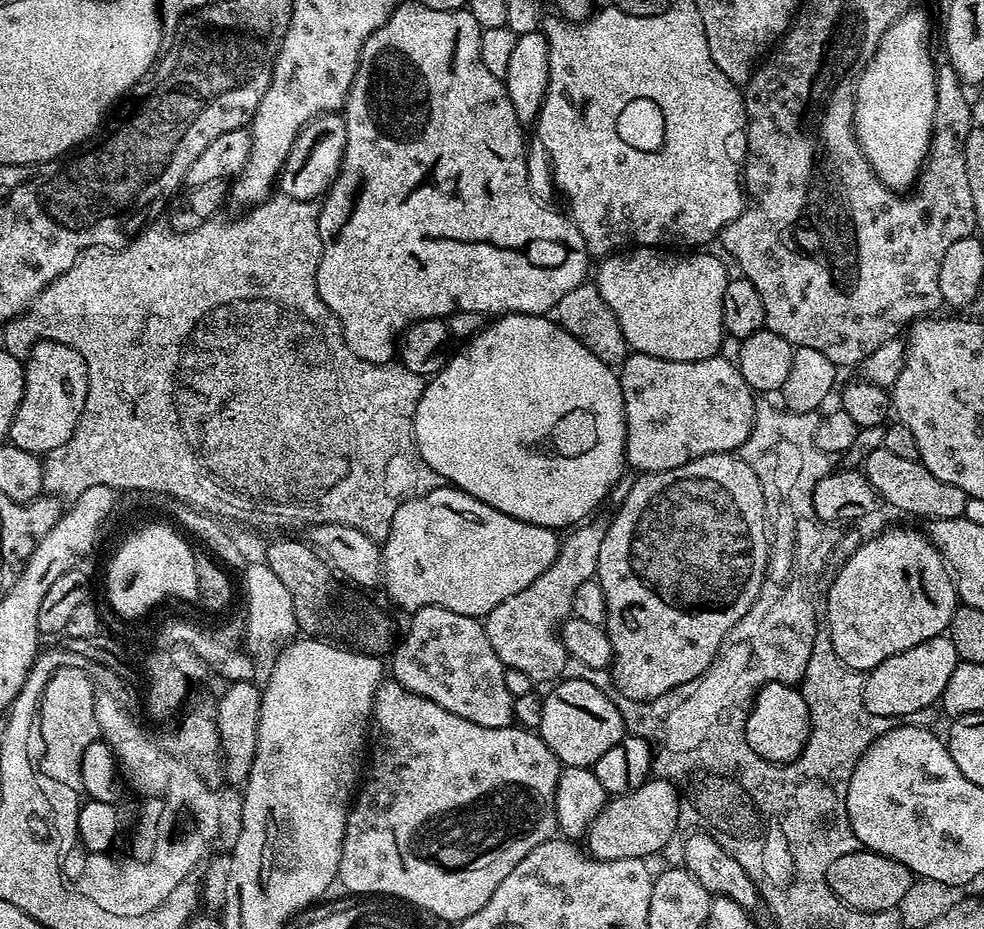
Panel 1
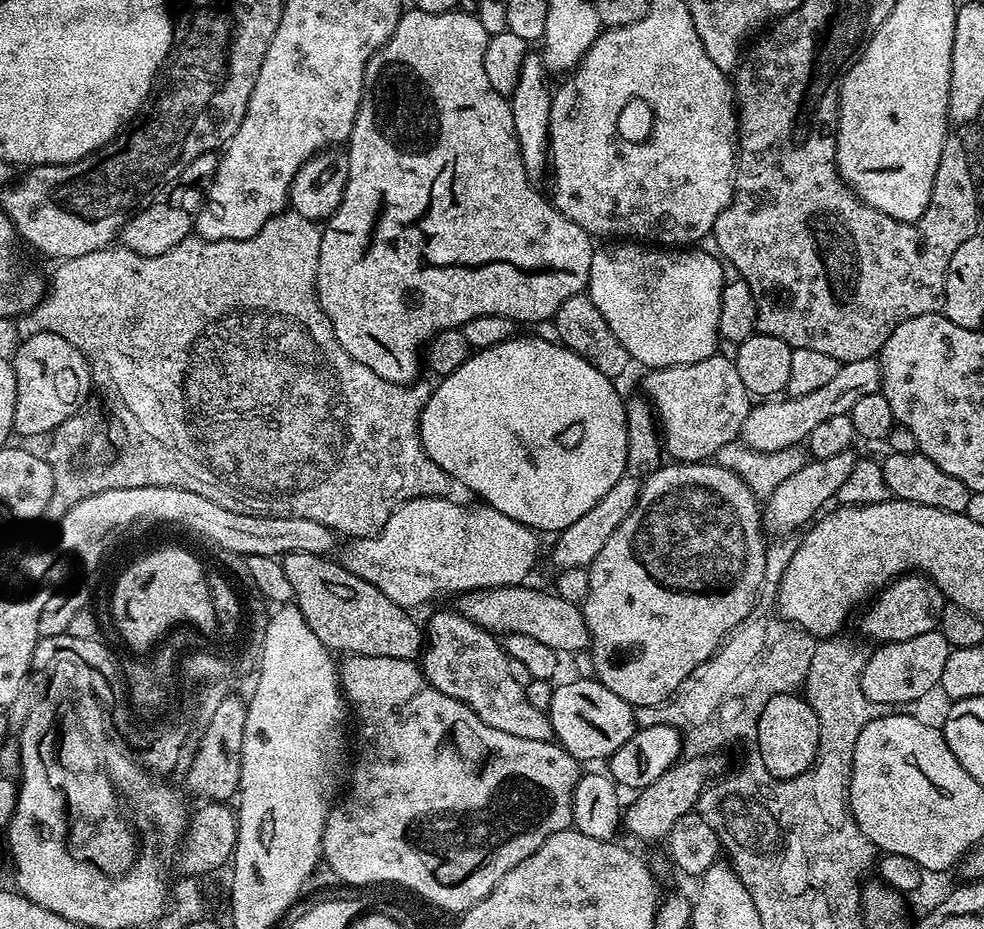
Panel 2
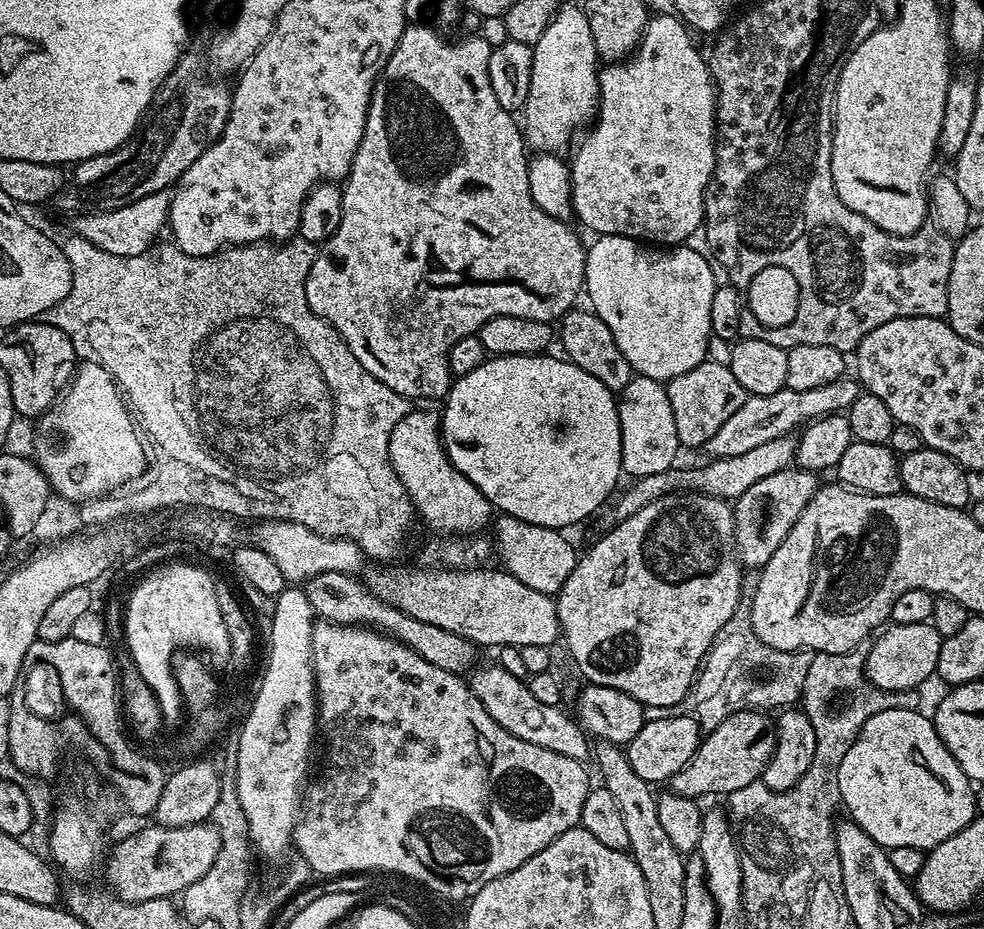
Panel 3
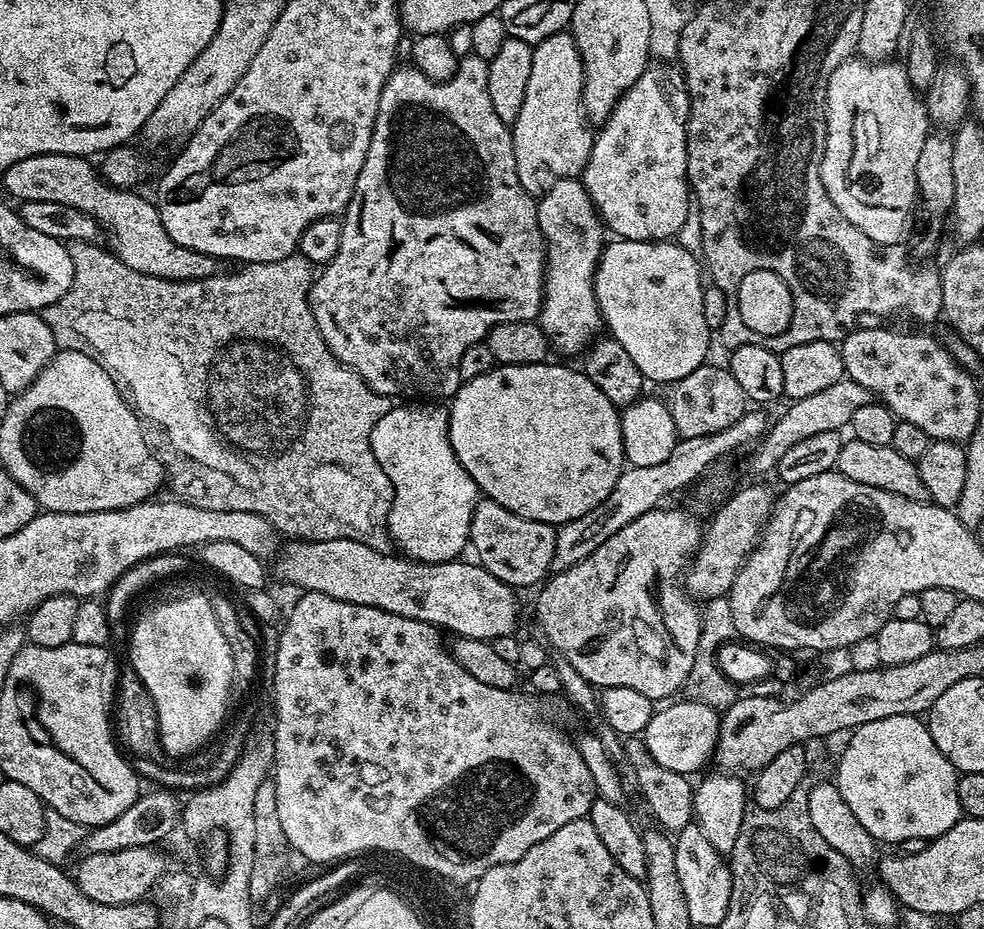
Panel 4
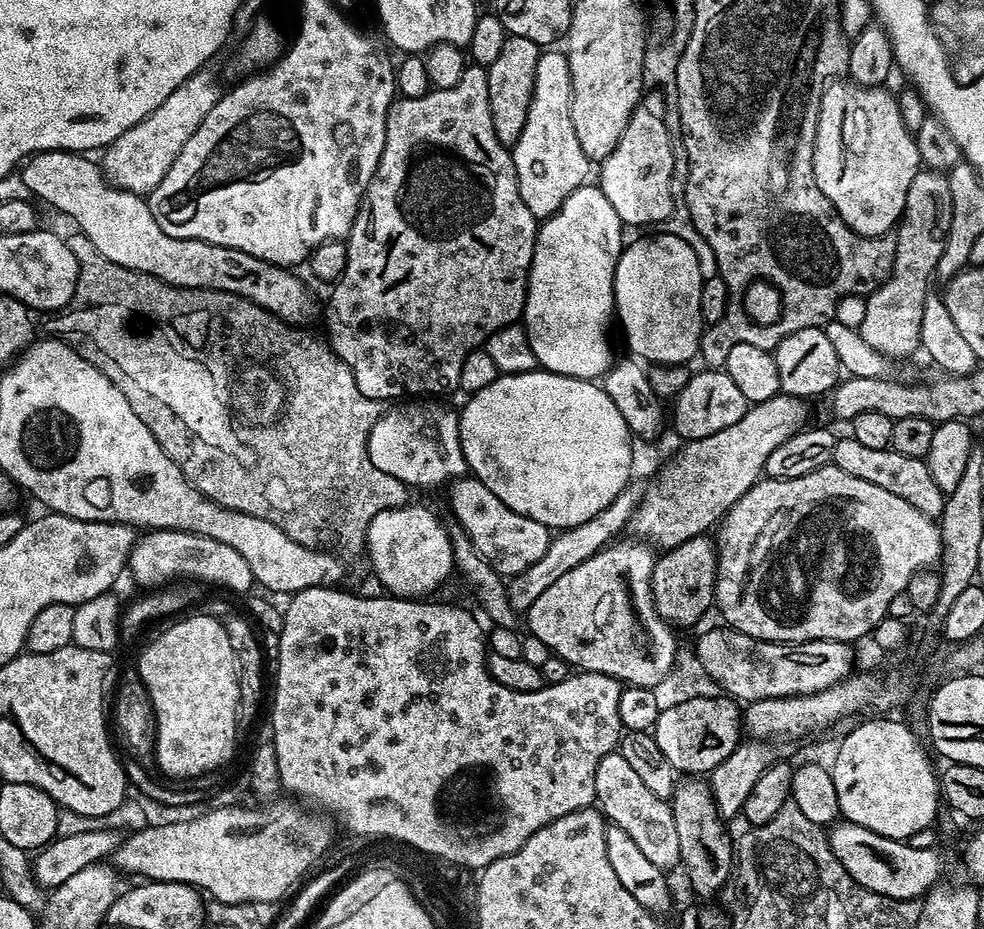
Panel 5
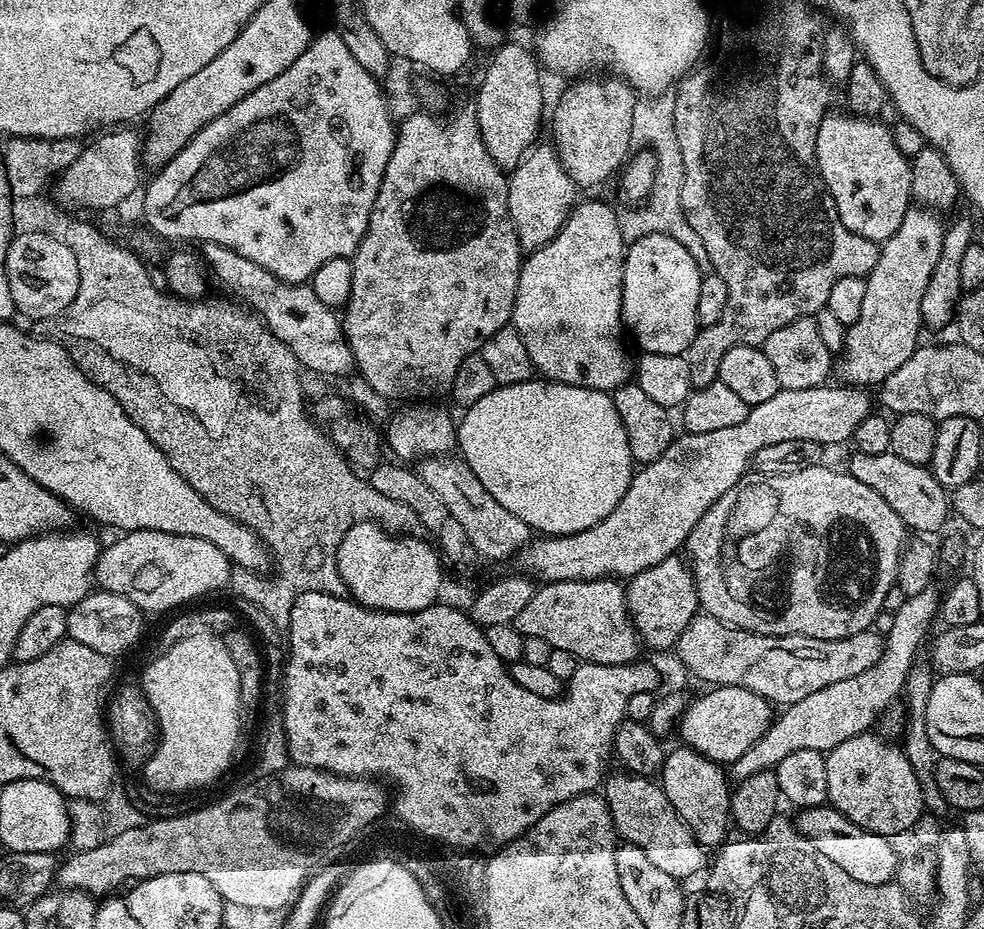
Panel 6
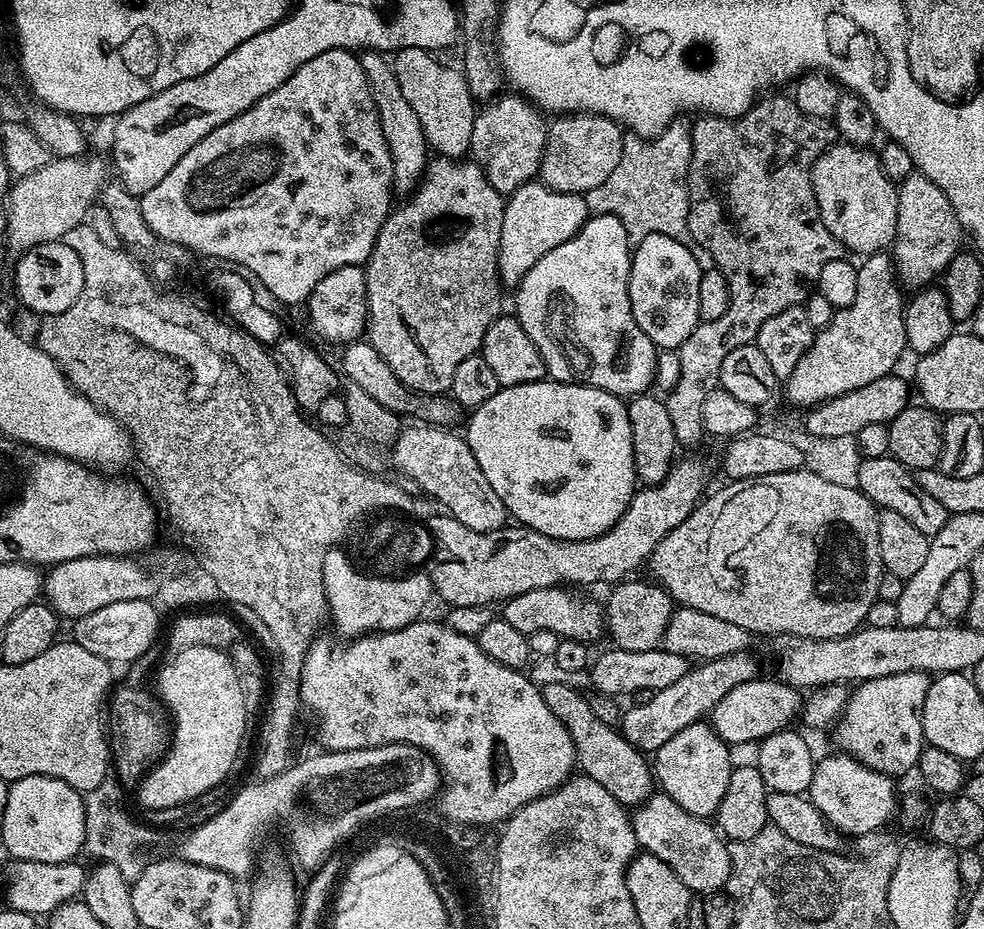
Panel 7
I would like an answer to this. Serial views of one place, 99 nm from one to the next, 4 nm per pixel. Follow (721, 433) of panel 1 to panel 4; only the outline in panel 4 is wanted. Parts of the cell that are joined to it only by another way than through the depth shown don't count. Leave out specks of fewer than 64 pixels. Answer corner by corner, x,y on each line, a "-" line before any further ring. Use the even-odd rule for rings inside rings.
712,362
703,363
693,373
673,383
670,390
672,400
669,399
667,405
680,438
702,438
726,430
726,426
738,422
746,410
746,397
734,374
727,367
720,365
719,368

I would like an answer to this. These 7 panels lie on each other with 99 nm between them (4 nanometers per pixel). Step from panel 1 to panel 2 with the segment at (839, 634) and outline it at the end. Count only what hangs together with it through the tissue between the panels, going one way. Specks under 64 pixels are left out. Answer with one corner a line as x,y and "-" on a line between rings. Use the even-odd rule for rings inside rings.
905,574
893,580
891,584
885,584
871,603
863,609
865,612
860,620
860,632
876,640
872,642
877,645
902,642
906,638
918,638
918,634
939,629
945,603
940,587
933,580
923,574

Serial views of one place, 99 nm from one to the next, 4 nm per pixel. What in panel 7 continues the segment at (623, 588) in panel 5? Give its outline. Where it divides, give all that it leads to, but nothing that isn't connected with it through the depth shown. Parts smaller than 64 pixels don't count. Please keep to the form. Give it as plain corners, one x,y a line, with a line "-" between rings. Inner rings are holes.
564,586
543,588
542,590
526,590
526,594
518,594
514,598
503,601
502,619
510,622
510,626
522,630
522,634
529,636
534,630
554,630
565,640
583,640
593,642
606,632
604,609
592,600
579,600
571,596
569,589

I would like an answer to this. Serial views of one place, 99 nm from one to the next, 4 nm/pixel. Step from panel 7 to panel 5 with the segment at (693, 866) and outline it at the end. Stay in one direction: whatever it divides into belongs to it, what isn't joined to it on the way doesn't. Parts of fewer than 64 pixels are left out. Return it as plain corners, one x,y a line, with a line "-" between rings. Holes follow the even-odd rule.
618,750
606,754
598,762
598,770
594,770
594,790
596,804
605,821
621,827
654,866
672,870
679,865
678,829
674,827
671,803
650,794
650,789
642,783
642,778
638,778
636,771
630,770
626,758
622,758

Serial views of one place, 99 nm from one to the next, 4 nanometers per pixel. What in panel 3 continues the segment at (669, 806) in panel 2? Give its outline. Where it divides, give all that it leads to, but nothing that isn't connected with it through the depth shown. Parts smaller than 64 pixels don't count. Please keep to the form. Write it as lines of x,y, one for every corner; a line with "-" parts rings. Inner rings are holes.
763,711
732,713
721,725
711,729
701,739
690,762
686,762
686,766
672,776
671,791
693,798
727,797
728,793
742,790
742,786
750,786
763,777
764,768
770,762
775,745
776,733
771,715

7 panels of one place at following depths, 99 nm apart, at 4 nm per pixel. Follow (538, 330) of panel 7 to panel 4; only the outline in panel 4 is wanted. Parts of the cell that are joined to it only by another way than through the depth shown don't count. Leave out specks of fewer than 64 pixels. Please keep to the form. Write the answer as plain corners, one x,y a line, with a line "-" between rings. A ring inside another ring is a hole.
583,179
554,180
536,200
538,226
546,245
544,301
538,323
549,345
564,356
583,353
602,328
595,294
596,268
606,245
604,221
596,213
-
596,332
596,333
595,333

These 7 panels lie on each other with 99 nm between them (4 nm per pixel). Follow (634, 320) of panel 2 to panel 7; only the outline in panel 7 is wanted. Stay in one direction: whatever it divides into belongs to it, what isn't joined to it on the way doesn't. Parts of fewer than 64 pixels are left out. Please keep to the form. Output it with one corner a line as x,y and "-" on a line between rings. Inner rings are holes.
647,235
646,238
640,240
633,249
632,264
631,264
631,278
628,283
628,293
630,294
631,312
634,314
635,321
641,327
642,332
646,334
652,342
656,344
659,349
679,349
680,344
686,340
696,329
700,323
700,315
698,314
698,285
701,281
701,270
694,258
691,249
680,240
667,238
665,235

